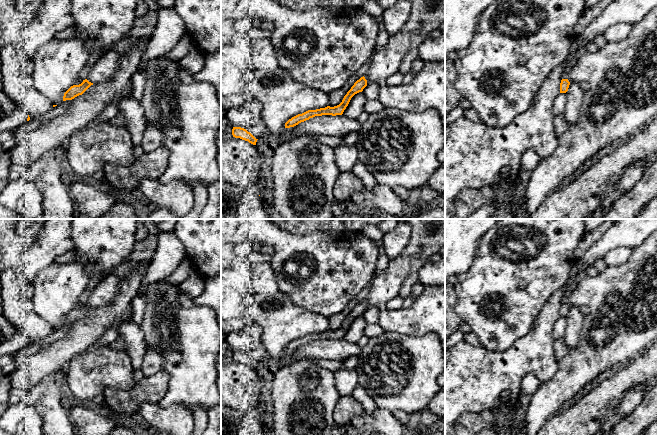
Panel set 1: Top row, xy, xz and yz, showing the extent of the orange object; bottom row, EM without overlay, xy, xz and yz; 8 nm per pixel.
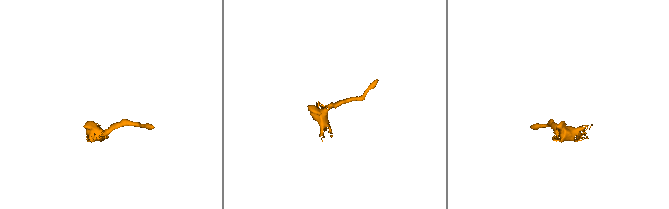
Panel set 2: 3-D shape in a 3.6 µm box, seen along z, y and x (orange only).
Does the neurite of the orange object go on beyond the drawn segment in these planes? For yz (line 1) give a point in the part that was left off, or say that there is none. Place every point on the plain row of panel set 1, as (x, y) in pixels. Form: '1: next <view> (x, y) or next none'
1: next none

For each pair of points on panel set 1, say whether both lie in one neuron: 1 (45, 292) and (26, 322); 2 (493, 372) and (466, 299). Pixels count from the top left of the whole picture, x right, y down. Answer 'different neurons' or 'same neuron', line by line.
1: different neurons
2: different neurons

